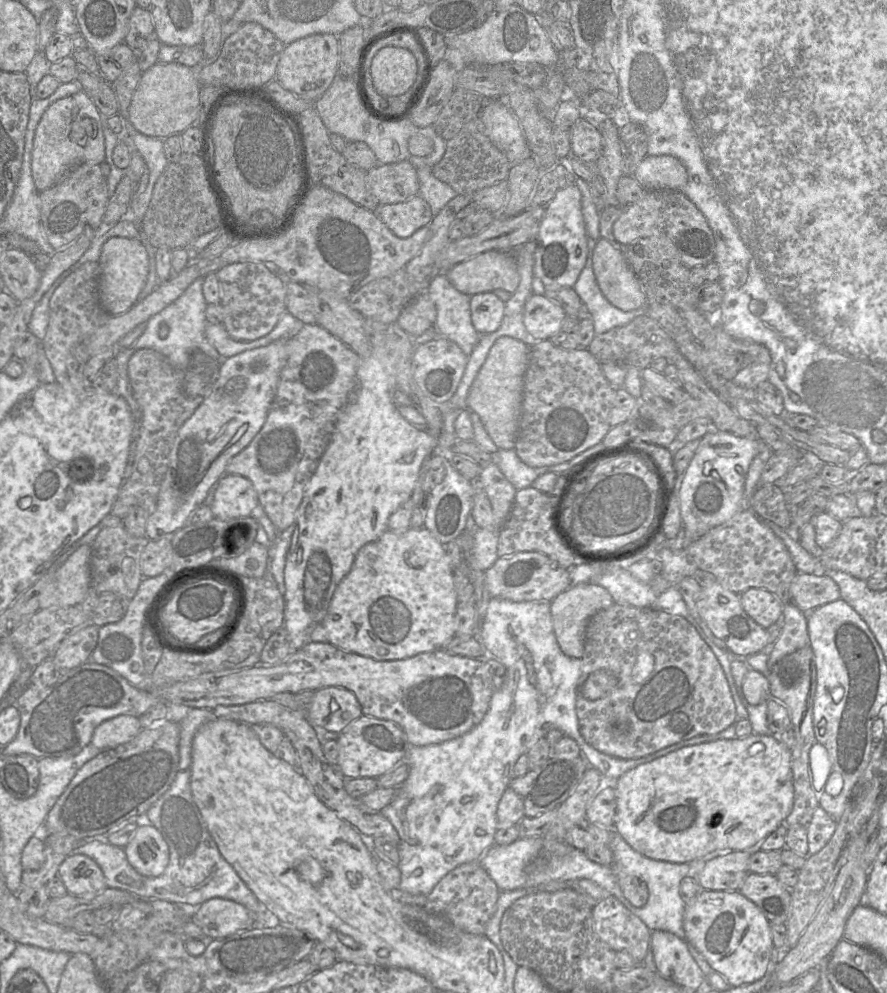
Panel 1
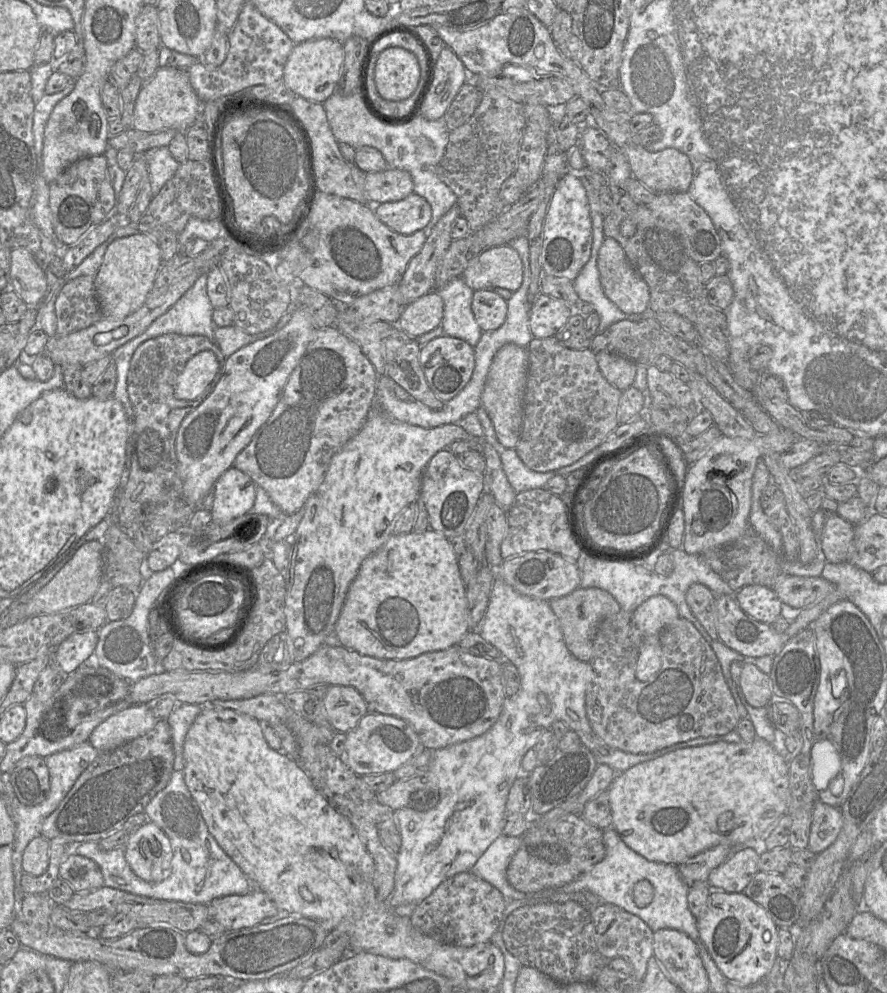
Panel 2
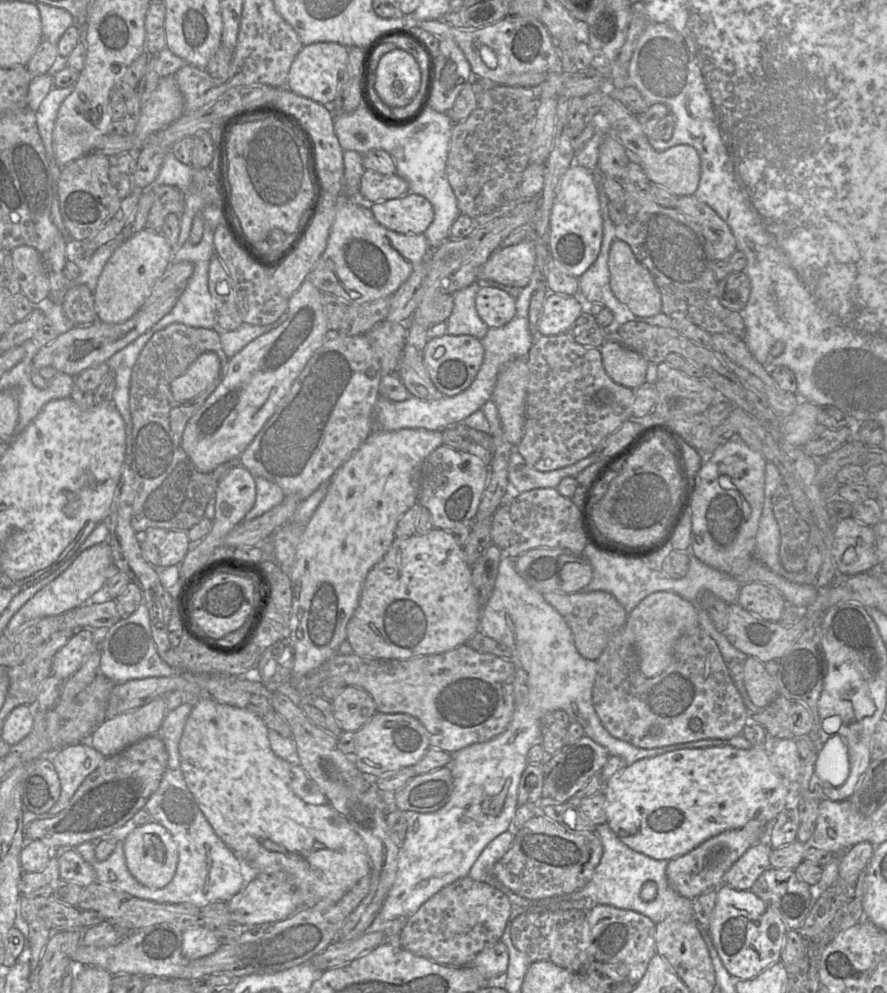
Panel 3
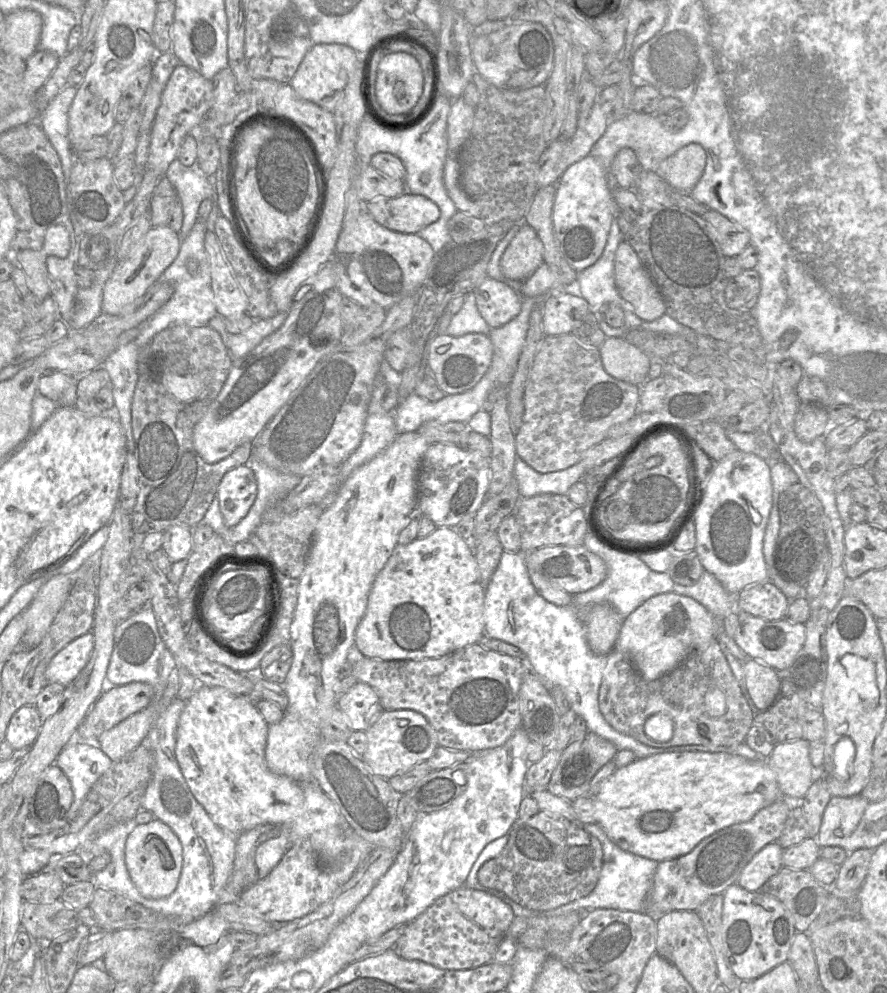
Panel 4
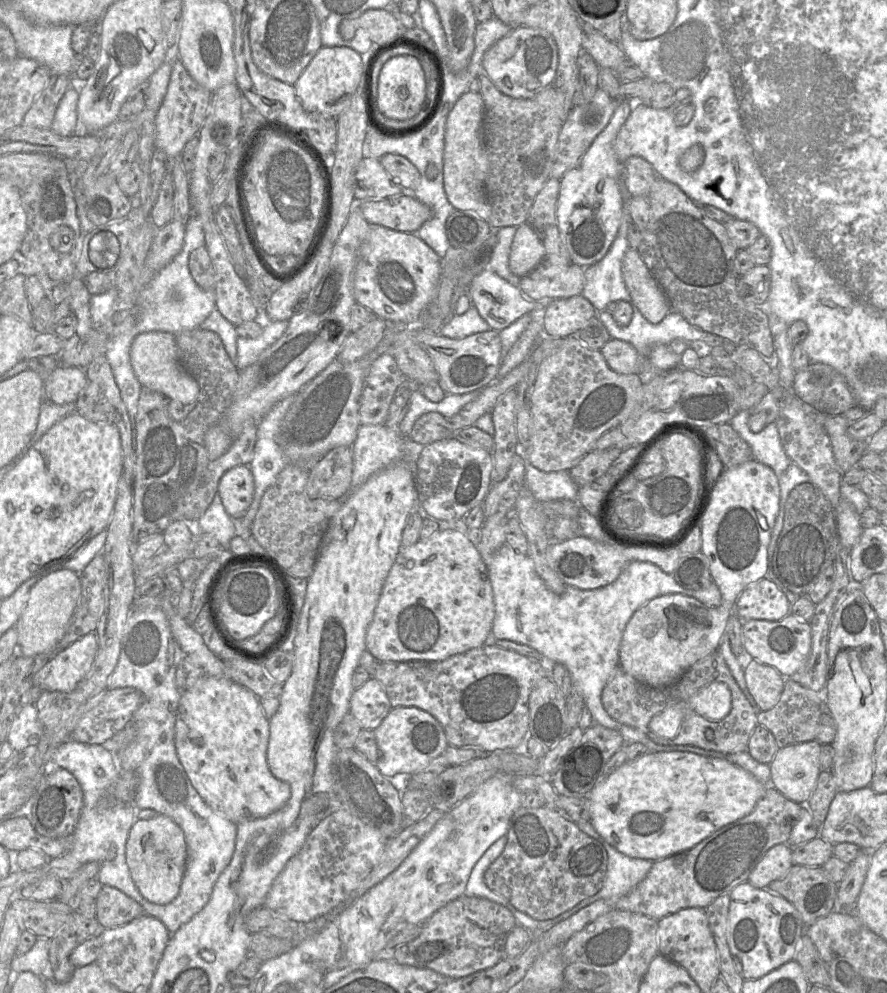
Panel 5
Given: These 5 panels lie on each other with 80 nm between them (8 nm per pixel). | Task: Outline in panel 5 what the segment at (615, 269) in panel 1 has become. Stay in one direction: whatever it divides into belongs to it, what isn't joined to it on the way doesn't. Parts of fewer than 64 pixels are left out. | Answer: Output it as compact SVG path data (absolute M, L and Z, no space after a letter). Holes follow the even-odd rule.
M629 247L622 260L622 276L641 314L652 324L661 322L671 311L668 299L637 250Z

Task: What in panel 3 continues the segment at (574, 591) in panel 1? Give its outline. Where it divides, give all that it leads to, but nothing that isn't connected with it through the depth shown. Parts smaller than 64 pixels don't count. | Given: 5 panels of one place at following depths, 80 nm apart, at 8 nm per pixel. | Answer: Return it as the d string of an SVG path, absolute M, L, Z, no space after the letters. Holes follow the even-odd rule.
M580 591L572 594L549 592L542 595L566 621L578 653L589 660L596 661L600 657L611 637L623 629L627 620L627 612L623 606L605 591Z

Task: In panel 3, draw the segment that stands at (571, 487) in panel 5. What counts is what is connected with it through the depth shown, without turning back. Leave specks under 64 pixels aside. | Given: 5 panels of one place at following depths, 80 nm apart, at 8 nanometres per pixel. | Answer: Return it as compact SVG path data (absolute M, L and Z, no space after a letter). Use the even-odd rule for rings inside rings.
M514 446L508 465L510 488L515 494L538 488L556 488L563 478L575 477L597 461L599 461L599 457L593 452L572 465L543 472L530 467Z

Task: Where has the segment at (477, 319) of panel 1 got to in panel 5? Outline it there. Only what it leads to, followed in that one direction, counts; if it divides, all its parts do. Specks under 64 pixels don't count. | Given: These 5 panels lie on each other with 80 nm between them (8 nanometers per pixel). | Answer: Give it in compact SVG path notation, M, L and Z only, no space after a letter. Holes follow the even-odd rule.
M490 268L473 277L469 295L480 316L496 331L508 327L524 314L542 312L548 304L525 298L519 287Z

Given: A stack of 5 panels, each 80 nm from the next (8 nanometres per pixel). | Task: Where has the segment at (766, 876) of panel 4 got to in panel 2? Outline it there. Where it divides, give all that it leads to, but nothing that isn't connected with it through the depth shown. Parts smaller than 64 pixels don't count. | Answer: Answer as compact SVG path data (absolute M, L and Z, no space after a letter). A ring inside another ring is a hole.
M738 847L730 857L713 869L707 883L712 891L743 892L754 875L759 872L760 854L751 847Z

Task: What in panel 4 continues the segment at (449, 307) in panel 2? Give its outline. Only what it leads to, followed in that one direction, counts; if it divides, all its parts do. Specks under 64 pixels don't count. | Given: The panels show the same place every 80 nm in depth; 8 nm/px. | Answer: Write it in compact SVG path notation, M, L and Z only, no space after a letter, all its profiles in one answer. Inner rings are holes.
M474 291L464 294L462 308L451 318L451 322L444 334L450 336L463 336L468 333L488 334L491 327L480 315Z

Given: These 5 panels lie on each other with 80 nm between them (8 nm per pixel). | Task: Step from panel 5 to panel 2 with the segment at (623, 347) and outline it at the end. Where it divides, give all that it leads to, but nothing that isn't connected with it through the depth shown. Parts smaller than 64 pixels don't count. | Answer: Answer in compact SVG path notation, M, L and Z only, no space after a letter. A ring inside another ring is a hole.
M600 351L596 355L599 369L609 383L621 391L633 386L636 363L614 352Z

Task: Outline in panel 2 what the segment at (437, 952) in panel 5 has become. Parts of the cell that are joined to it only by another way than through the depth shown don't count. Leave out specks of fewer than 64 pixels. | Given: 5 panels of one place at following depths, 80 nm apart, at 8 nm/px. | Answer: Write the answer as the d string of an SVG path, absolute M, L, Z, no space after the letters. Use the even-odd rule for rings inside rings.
M467 871L442 882L417 905L410 920L417 930L434 940L460 947L473 947L489 943L500 924L504 925L506 905L506 898L497 888Z

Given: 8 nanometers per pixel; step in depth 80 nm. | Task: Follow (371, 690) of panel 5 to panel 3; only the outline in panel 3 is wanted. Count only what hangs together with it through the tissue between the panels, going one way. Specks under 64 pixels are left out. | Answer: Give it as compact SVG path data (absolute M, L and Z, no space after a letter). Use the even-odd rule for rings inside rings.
M345 686L331 702L334 716L345 732L357 731L377 713L371 695L357 686Z

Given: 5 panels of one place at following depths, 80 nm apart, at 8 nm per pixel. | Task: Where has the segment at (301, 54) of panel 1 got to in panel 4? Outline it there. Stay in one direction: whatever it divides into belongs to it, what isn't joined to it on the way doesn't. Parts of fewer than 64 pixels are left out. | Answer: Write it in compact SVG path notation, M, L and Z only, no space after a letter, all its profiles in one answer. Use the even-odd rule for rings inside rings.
M313 44L305 54L289 84L302 99L334 112L341 102L345 88L353 75L357 58L358 53L345 44Z

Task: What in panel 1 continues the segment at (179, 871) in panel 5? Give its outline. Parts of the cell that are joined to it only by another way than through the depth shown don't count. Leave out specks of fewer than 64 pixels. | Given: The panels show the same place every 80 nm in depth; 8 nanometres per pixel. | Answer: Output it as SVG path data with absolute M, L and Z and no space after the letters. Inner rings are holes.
M152 824L139 825L124 851L131 866L145 877L160 876L169 863L168 845Z

